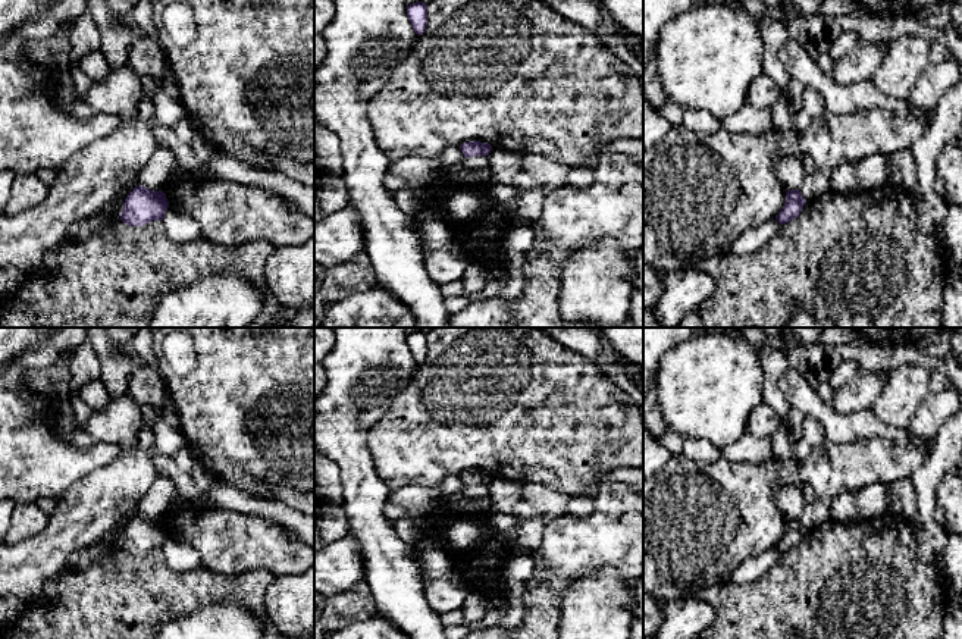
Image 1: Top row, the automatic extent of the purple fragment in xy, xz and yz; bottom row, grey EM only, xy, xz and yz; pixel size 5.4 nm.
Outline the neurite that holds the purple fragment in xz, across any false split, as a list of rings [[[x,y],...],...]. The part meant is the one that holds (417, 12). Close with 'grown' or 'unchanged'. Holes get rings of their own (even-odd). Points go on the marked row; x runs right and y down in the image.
[[[423,1],[407,6],[408,21],[417,35],[422,35],[427,25],[427,4]]]; unchanged

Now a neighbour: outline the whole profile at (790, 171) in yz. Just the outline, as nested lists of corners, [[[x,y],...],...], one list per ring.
[[[783,156],[775,162],[775,172],[787,191],[799,189],[803,184],[803,165],[799,159]]]

